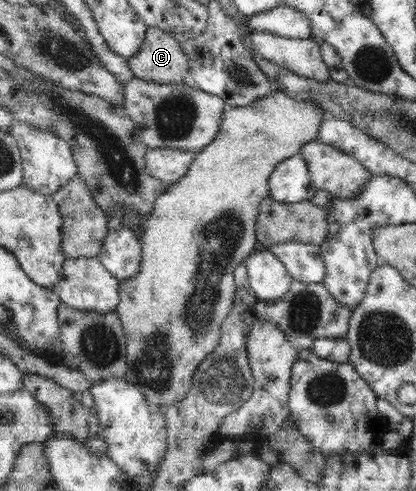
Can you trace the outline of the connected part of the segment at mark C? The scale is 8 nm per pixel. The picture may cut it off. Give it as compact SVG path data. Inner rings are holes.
M148 27L141 50L135 56L129 58L128 61L135 77L145 81L183 86L185 85L185 76L191 74L190 60L184 51L183 44L162 28Z

